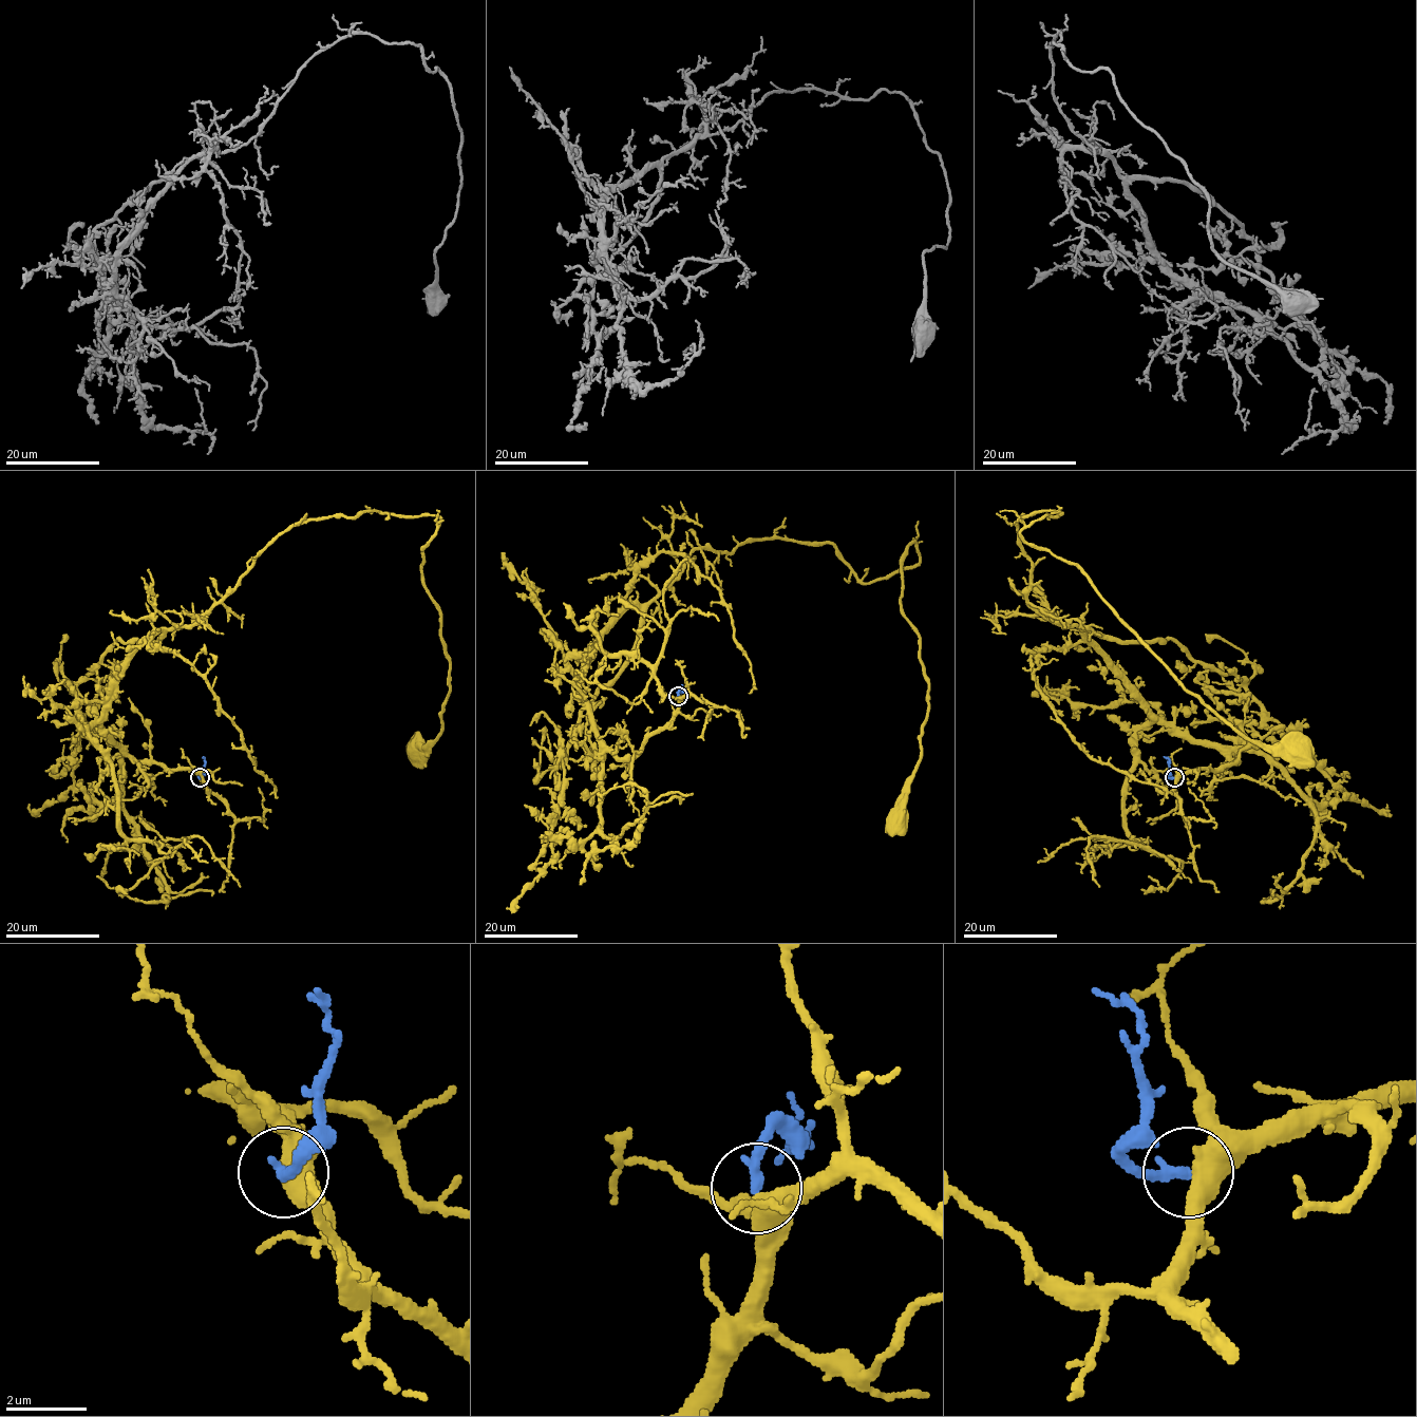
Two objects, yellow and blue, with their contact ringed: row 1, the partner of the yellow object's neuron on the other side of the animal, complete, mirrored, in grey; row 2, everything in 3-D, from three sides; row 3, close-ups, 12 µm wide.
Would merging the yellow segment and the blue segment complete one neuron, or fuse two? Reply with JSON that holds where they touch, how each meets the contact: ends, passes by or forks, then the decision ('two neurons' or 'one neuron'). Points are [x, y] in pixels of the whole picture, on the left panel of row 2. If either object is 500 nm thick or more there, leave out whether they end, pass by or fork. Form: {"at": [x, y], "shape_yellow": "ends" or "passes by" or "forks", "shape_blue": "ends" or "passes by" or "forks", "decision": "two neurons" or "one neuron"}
{"at": [200, 777], "shape_yellow": "passes by", "shape_blue": "ends", "decision": "one neuron"}

